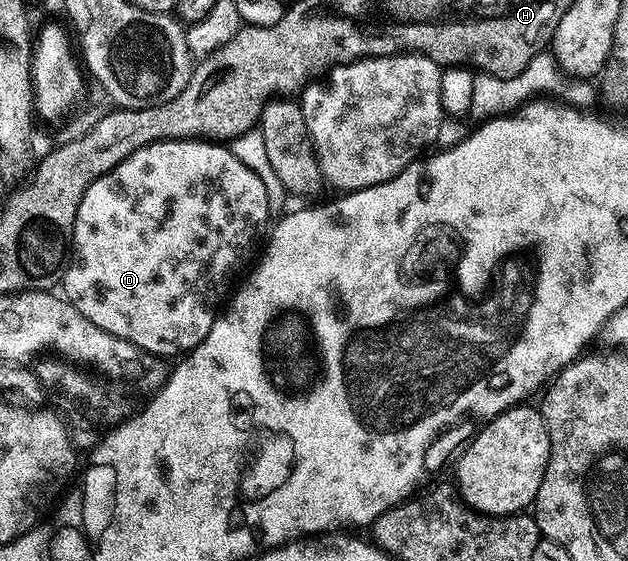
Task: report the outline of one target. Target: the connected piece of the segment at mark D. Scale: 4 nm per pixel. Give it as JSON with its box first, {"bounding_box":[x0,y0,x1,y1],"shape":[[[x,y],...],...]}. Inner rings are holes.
{"bounding_box":[63,139,270,355],"shape":[[[208,139],[155,141],[147,147],[139,147],[130,157],[123,159],[123,163],[119,163],[110,173],[104,173],[99,179],[95,179],[95,183],[91,183],[91,187],[87,187],[83,203],[79,203],[79,215],[72,227],[73,248],[63,278],[63,290],[65,289],[66,293],[64,296],[69,304],[74,305],[84,317],[91,319],[91,323],[95,323],[95,327],[99,327],[108,336],[130,341],[146,354],[153,353],[149,355],[184,354],[194,349],[205,338],[207,331],[211,331],[214,321],[219,316],[219,306],[226,300],[230,290],[242,280],[246,270],[258,260],[259,250],[270,224],[269,216],[269,196],[259,175],[255,175],[255,171],[251,171],[239,159],[235,159],[232,148]]]}

